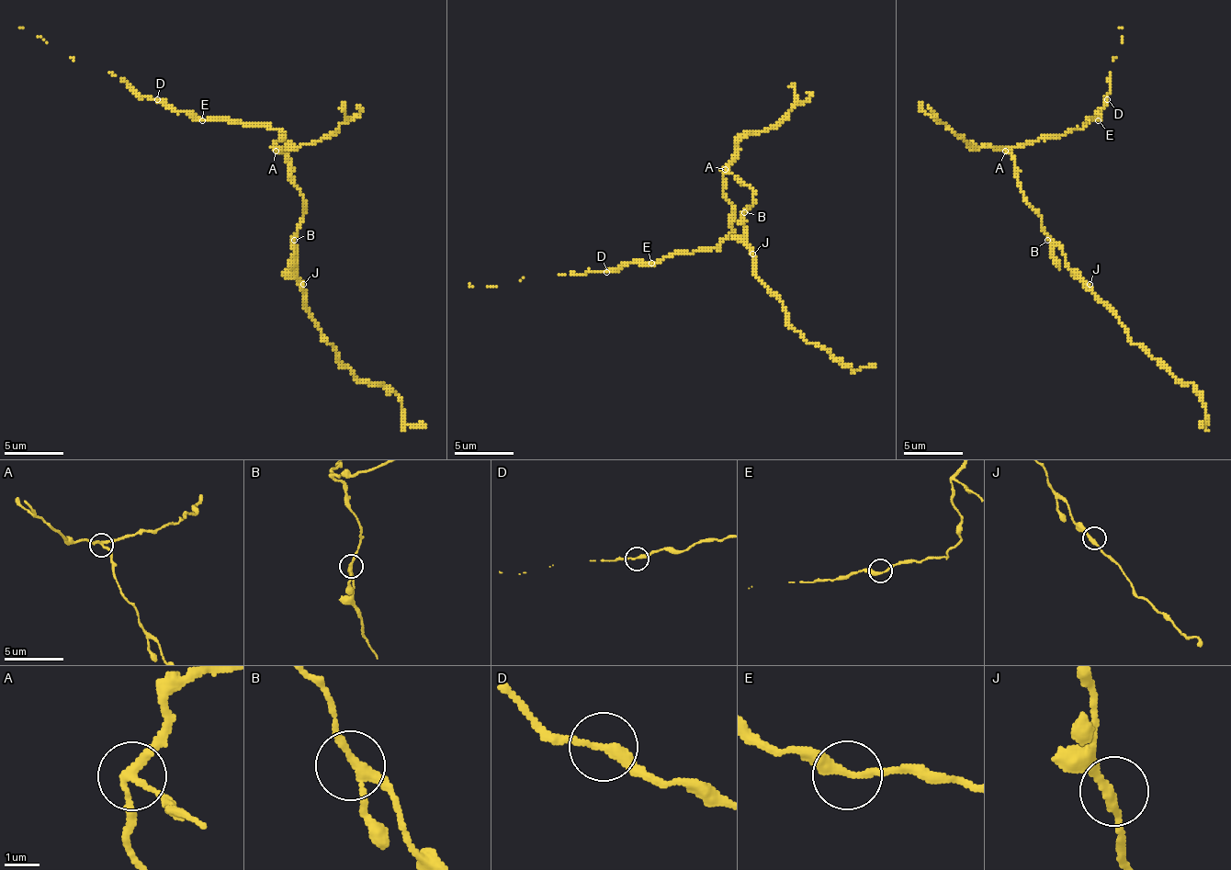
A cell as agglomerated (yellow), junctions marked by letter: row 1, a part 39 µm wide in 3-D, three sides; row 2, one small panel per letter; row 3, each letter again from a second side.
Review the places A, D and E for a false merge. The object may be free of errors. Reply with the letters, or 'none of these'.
A

